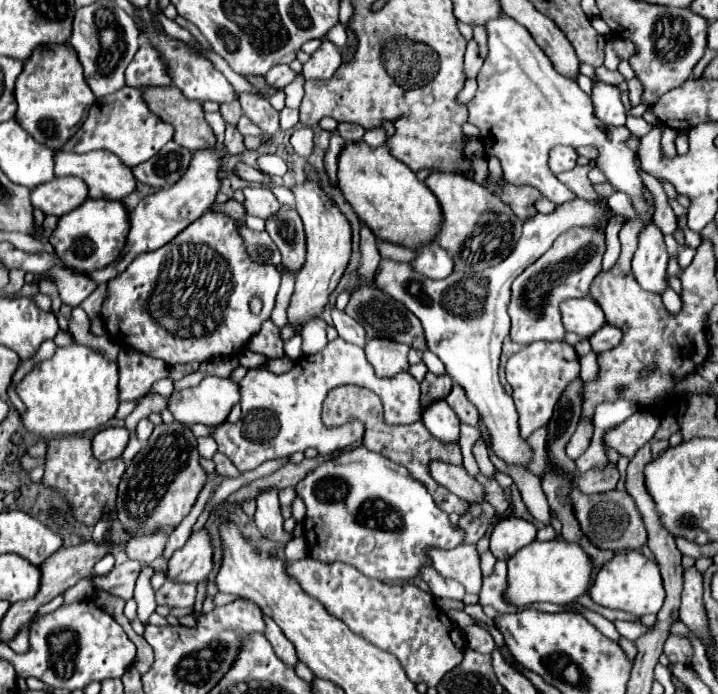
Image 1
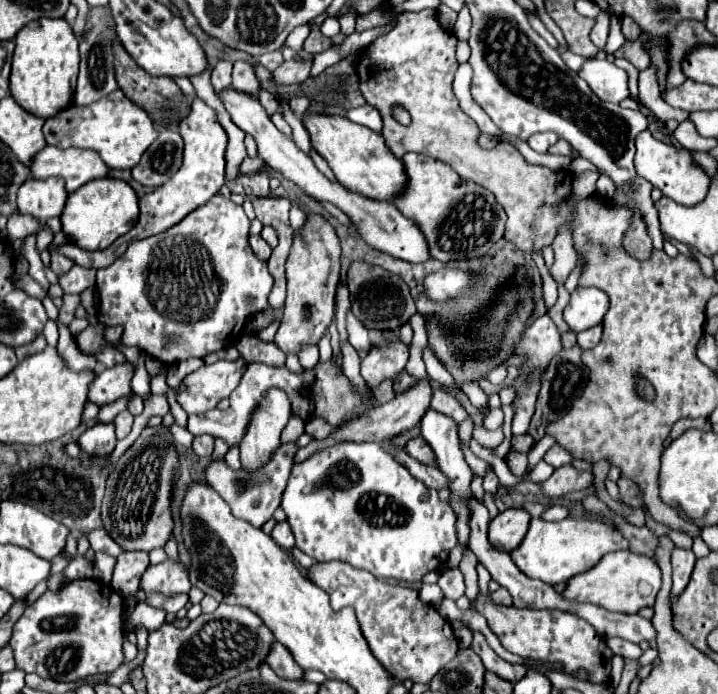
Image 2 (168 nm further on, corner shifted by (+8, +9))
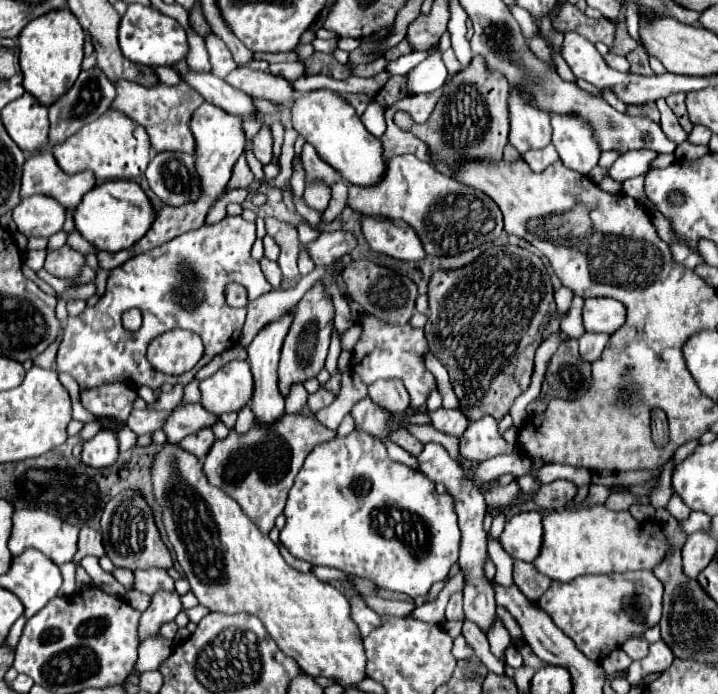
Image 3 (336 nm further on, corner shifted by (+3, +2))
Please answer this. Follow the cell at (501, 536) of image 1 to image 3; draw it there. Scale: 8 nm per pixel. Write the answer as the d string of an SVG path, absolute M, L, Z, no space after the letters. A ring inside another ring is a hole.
M521 512L505 524L499 540L511 558L533 562L539 556L543 540L541 520L541 512Z

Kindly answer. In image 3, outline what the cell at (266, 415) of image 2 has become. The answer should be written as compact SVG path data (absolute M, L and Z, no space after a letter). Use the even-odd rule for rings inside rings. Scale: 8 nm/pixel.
M293 312L283 314L279 320L269 322L247 346L247 362L251 364L251 372L255 378L255 394L251 400L251 408L257 414L259 424L271 424L285 412L285 398L279 394L279 388L277 388L277 362L279 362L281 346L289 332L291 322L293 322Z

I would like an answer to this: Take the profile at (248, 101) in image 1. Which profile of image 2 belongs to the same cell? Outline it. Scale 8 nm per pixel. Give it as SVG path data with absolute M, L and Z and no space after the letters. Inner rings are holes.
M248 61L234 63L232 85L234 85L234 89L240 89L240 93L252 93L254 97L258 97L260 83L258 83L258 79L254 75L254 67Z

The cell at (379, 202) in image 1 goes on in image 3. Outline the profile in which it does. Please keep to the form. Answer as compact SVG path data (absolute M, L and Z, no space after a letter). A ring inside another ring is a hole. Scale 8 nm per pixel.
M311 90L301 94L293 106L293 128L319 152L319 156L337 168L343 178L357 186L373 186L385 172L385 158L381 140L371 136L355 108L333 90Z

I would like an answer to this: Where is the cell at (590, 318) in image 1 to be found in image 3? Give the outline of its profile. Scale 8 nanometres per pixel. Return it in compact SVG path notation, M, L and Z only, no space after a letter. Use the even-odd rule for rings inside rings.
M587 298L583 306L583 324L587 332L613 334L625 324L625 306L613 298Z

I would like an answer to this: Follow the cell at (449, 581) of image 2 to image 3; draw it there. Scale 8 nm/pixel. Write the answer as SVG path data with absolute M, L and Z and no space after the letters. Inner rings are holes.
M455 592L447 604L447 610L445 610L445 618L447 620L463 620L465 614L463 614L463 600L461 600L461 592Z

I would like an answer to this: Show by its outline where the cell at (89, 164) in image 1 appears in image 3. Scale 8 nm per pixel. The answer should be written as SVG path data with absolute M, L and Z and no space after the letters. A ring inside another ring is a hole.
M51 152L29 156L23 166L21 178L21 198L33 194L47 194L55 198L65 208L77 208L85 192L95 186L91 172L65 174Z

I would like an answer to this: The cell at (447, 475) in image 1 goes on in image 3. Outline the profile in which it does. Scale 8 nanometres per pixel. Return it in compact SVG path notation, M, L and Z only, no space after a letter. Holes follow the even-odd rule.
M405 428L391 432L391 434L389 434L389 440L393 440L393 442L395 442L397 446L401 446L403 450L407 450L411 456L417 456L417 454L421 452L421 448L423 448L423 444L421 444L415 436L411 436Z

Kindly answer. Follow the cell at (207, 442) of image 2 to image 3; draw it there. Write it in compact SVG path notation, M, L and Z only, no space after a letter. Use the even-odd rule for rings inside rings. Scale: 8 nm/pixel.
M203 428L201 432L195 432L193 436L185 436L179 444L181 444L185 450L189 450L191 454L195 454L197 458L203 458L203 456L207 456L213 440L215 440L213 430L211 430L211 428Z

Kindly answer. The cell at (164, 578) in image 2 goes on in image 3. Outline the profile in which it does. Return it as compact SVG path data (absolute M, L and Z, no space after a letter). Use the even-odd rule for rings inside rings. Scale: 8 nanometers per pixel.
M157 592L151 598L151 606L143 612L139 620L139 630L137 630L139 642L151 636L159 636L159 628L165 622L171 622L179 612L181 612L181 602L177 592Z

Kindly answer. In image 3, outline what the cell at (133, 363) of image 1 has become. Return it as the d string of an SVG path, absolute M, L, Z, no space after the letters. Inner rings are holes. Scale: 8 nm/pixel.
M129 382L103 384L99 388L79 392L79 400L85 410L95 416L111 416L117 420L127 420L135 398L137 390Z

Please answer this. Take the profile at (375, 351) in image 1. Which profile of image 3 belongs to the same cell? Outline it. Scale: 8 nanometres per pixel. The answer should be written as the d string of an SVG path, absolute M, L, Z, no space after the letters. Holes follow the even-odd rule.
M377 380L369 386L369 398L383 406L393 416L403 414L409 408L409 394L399 380Z

